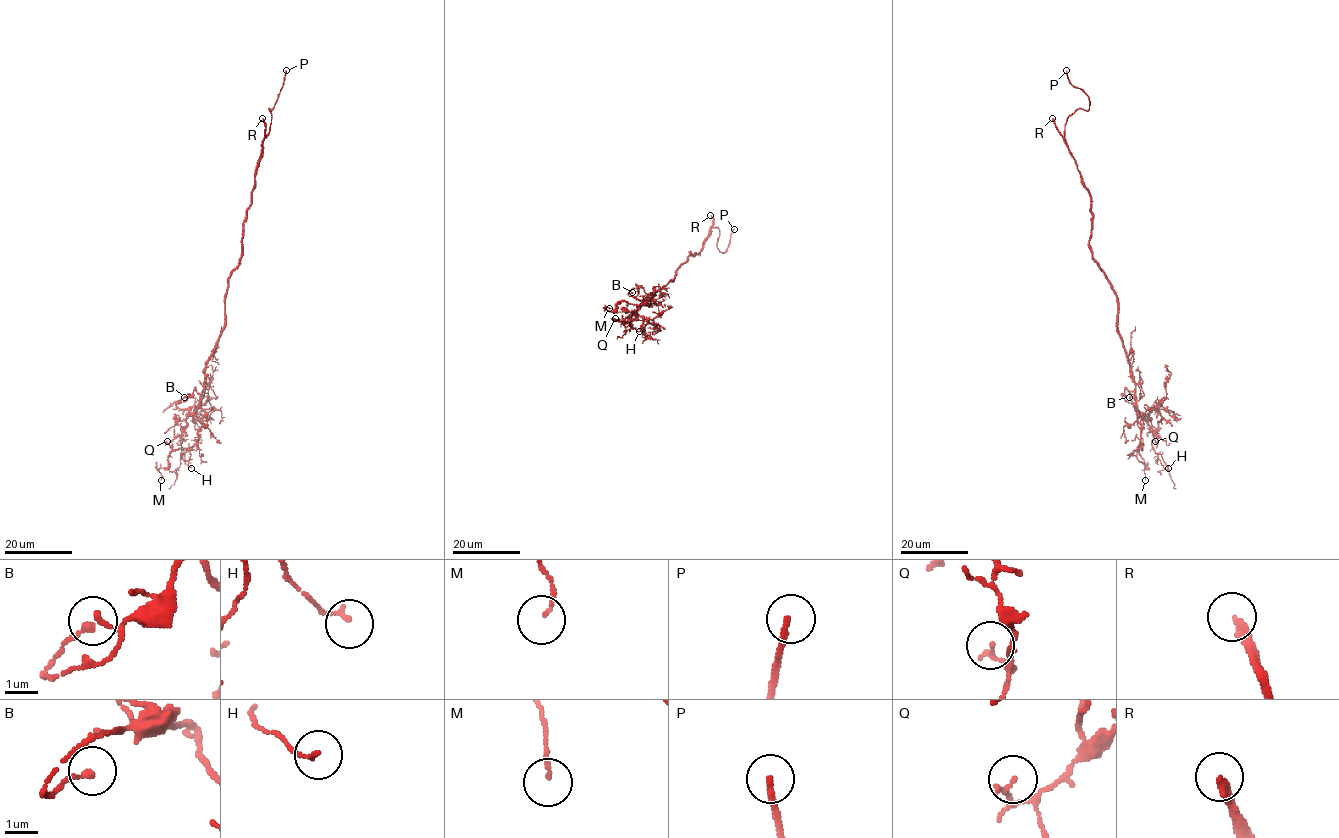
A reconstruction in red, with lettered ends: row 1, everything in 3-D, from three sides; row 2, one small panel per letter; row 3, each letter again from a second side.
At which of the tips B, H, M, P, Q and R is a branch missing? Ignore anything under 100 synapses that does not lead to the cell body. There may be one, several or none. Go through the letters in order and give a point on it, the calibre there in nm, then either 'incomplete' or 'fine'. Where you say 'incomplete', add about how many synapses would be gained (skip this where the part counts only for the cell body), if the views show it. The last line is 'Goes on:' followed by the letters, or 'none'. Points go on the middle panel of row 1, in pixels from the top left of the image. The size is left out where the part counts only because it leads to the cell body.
B: (632, 292) | 180 nm | fine
H: (639, 331) | 130 nm | fine
M: (609, 308) | 100 nm | fine
P: (734, 229) | 170 nm | incomplete
Q: (615, 318) | 130 nm | fine
R: (710, 215) | 280 nm | incomplete | 150 syn
Goes on: P, R

